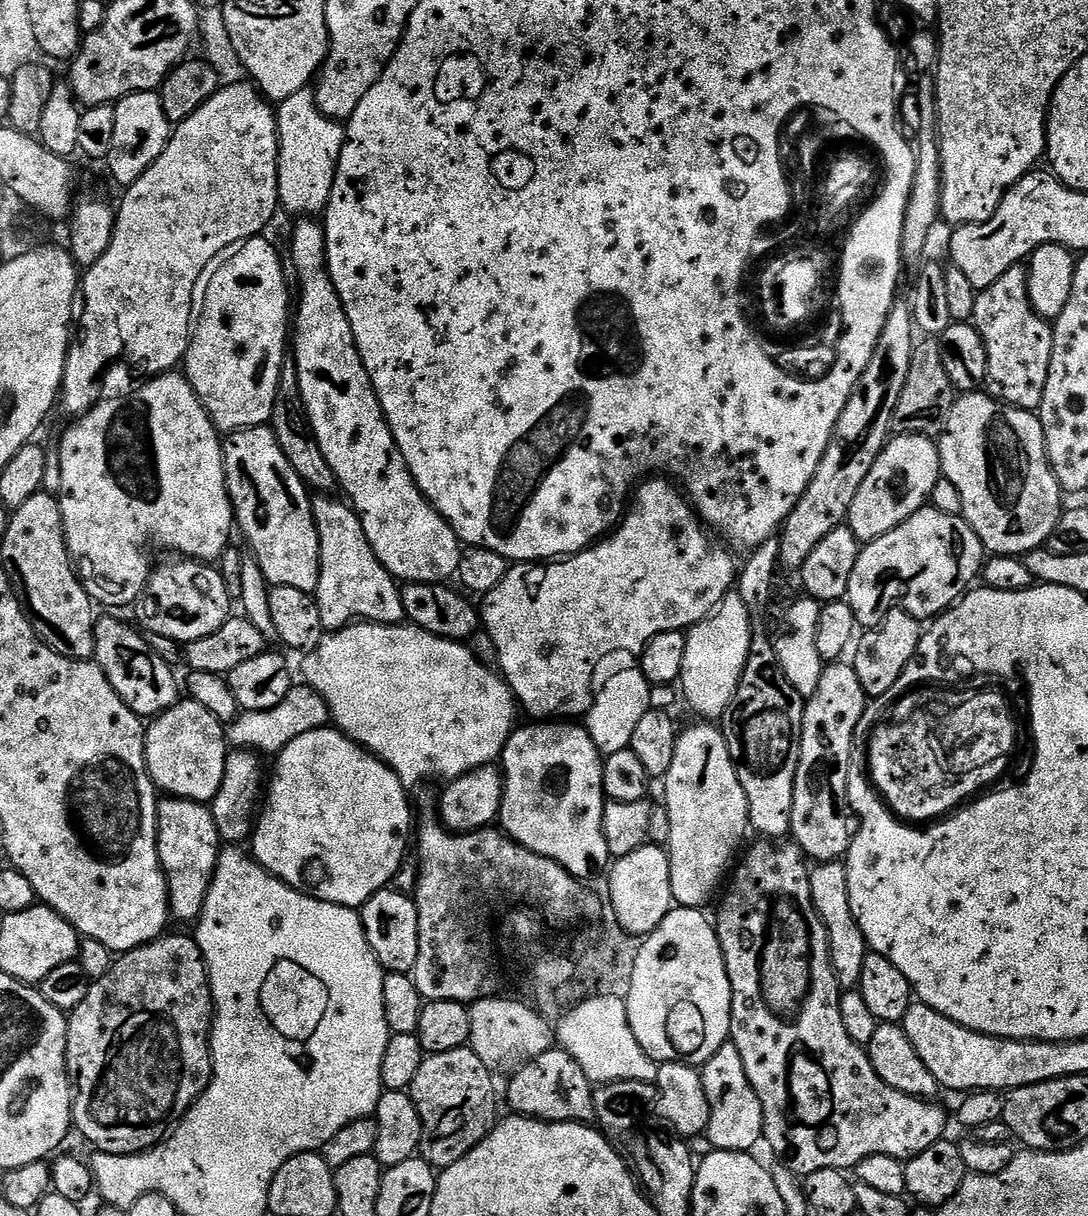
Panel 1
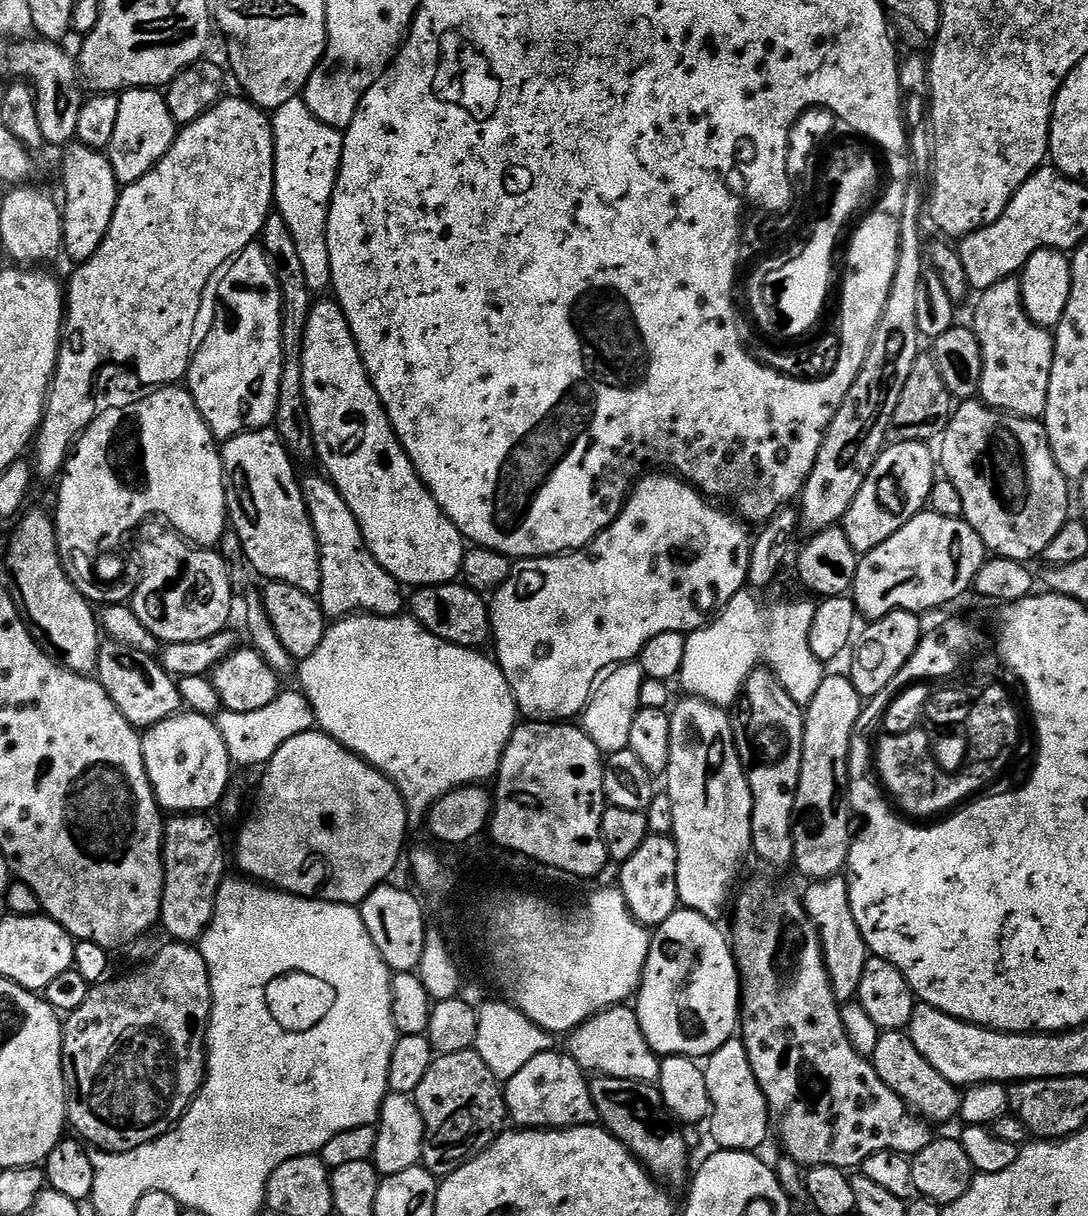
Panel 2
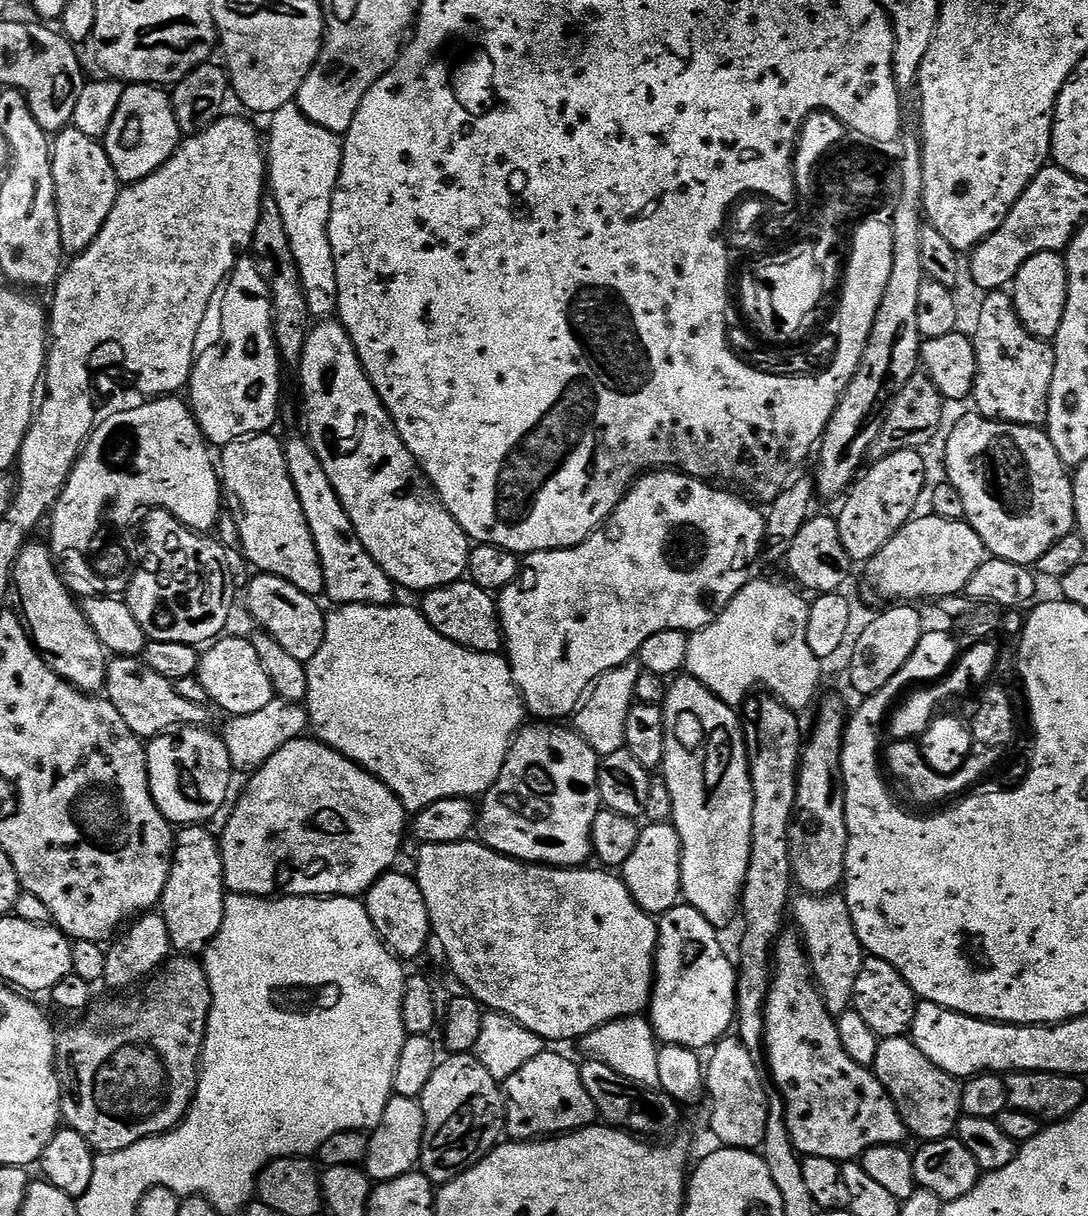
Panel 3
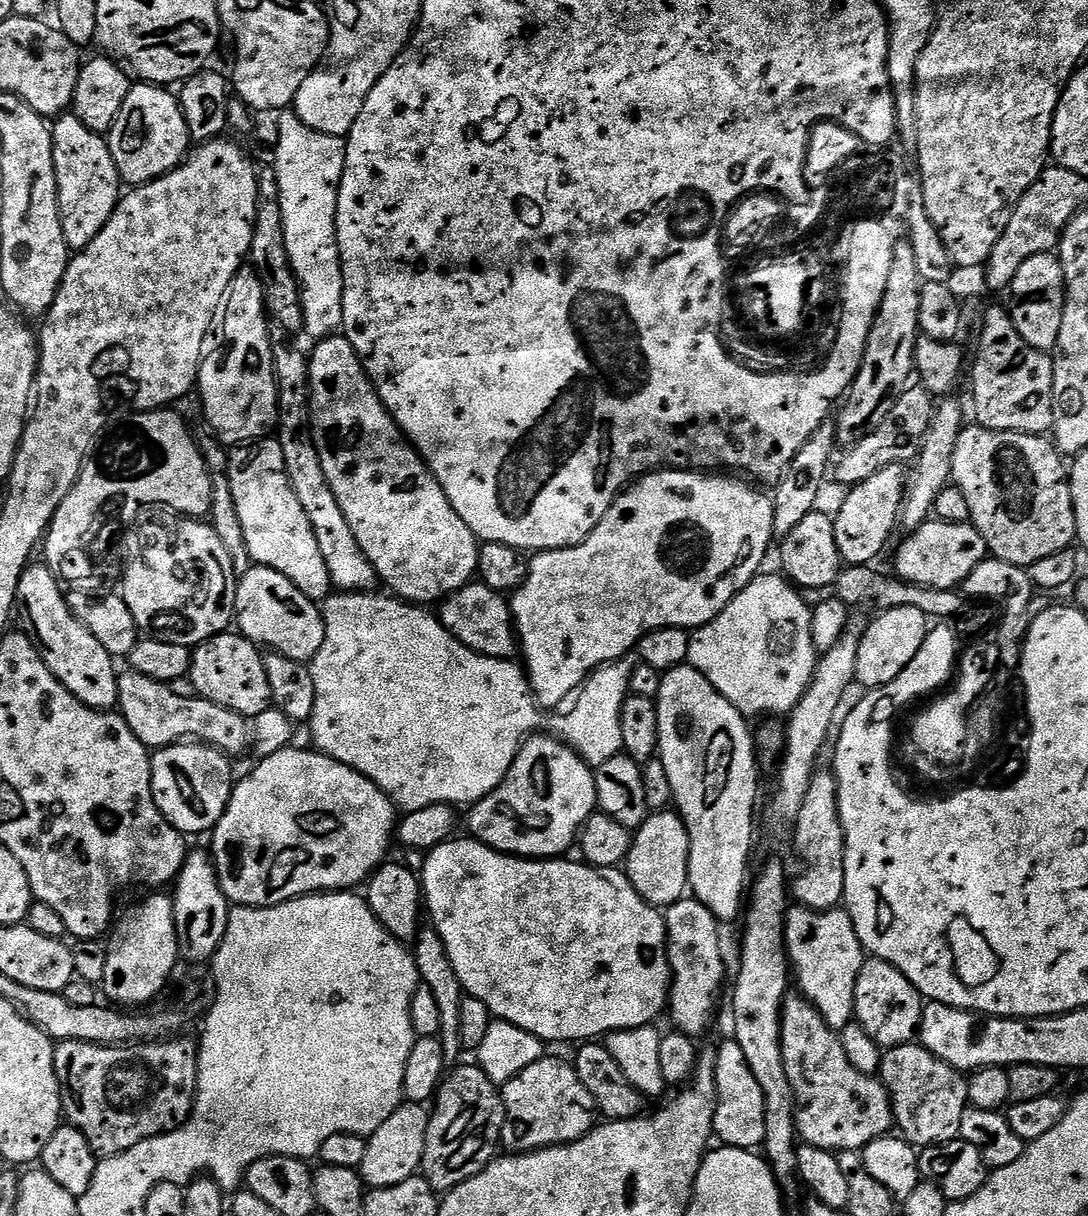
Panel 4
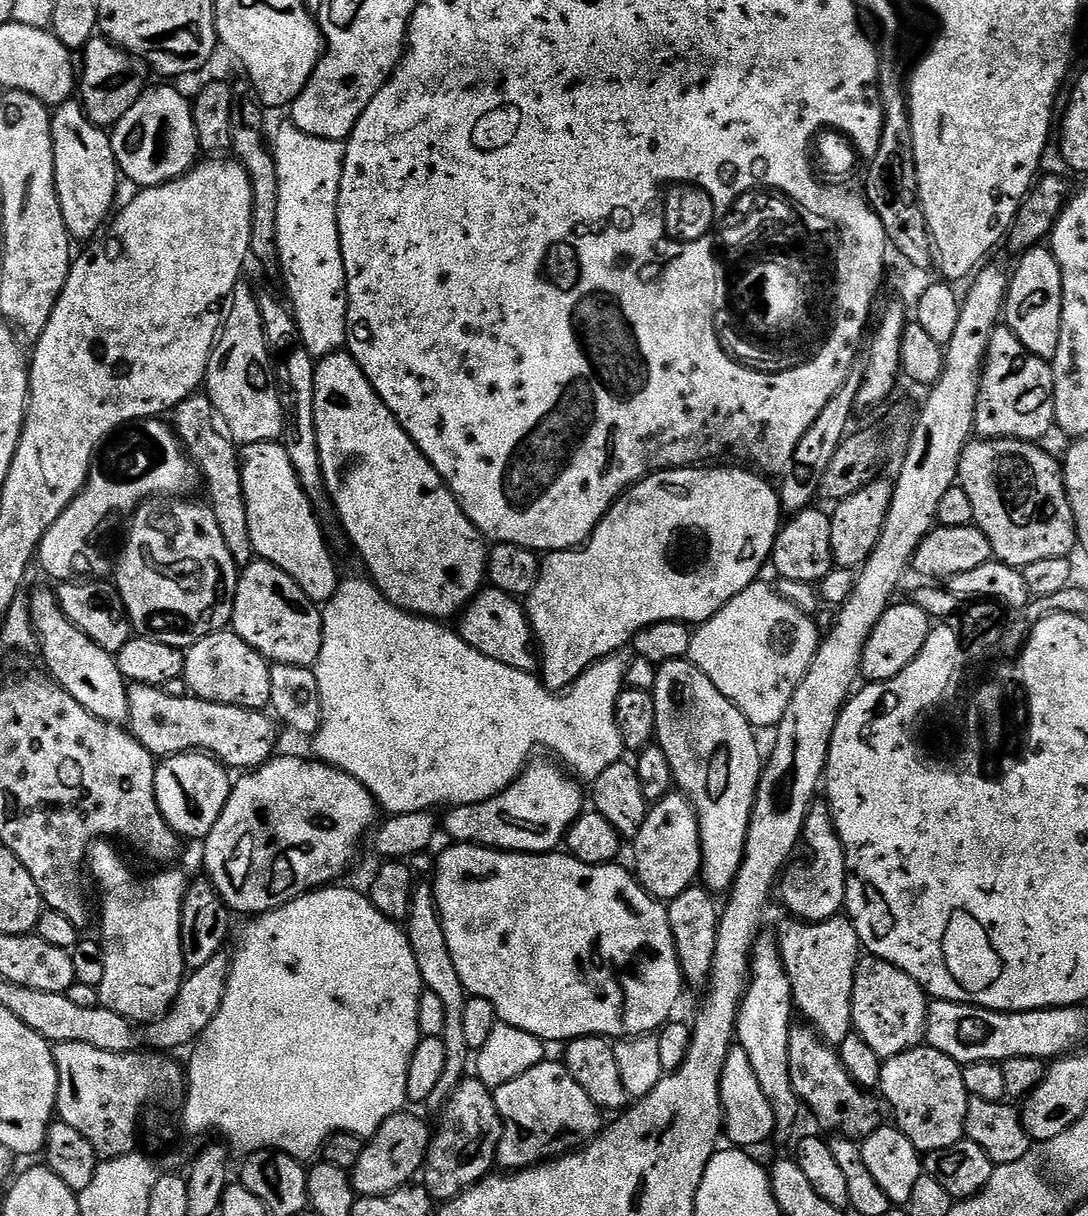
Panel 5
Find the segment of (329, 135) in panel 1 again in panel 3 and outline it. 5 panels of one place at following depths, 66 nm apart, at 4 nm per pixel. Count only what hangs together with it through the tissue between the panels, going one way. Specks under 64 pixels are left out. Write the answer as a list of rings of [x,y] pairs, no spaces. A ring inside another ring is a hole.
[[[295,102],[271,113],[270,120],[272,137],[266,140],[266,176],[270,181],[270,192],[278,202],[278,210],[282,210],[282,222],[286,222],[290,250],[294,250],[294,262],[298,262],[298,274],[312,315],[328,318],[338,308],[338,274],[329,224],[332,199],[344,161],[344,146],[337,133],[310,122]]]

